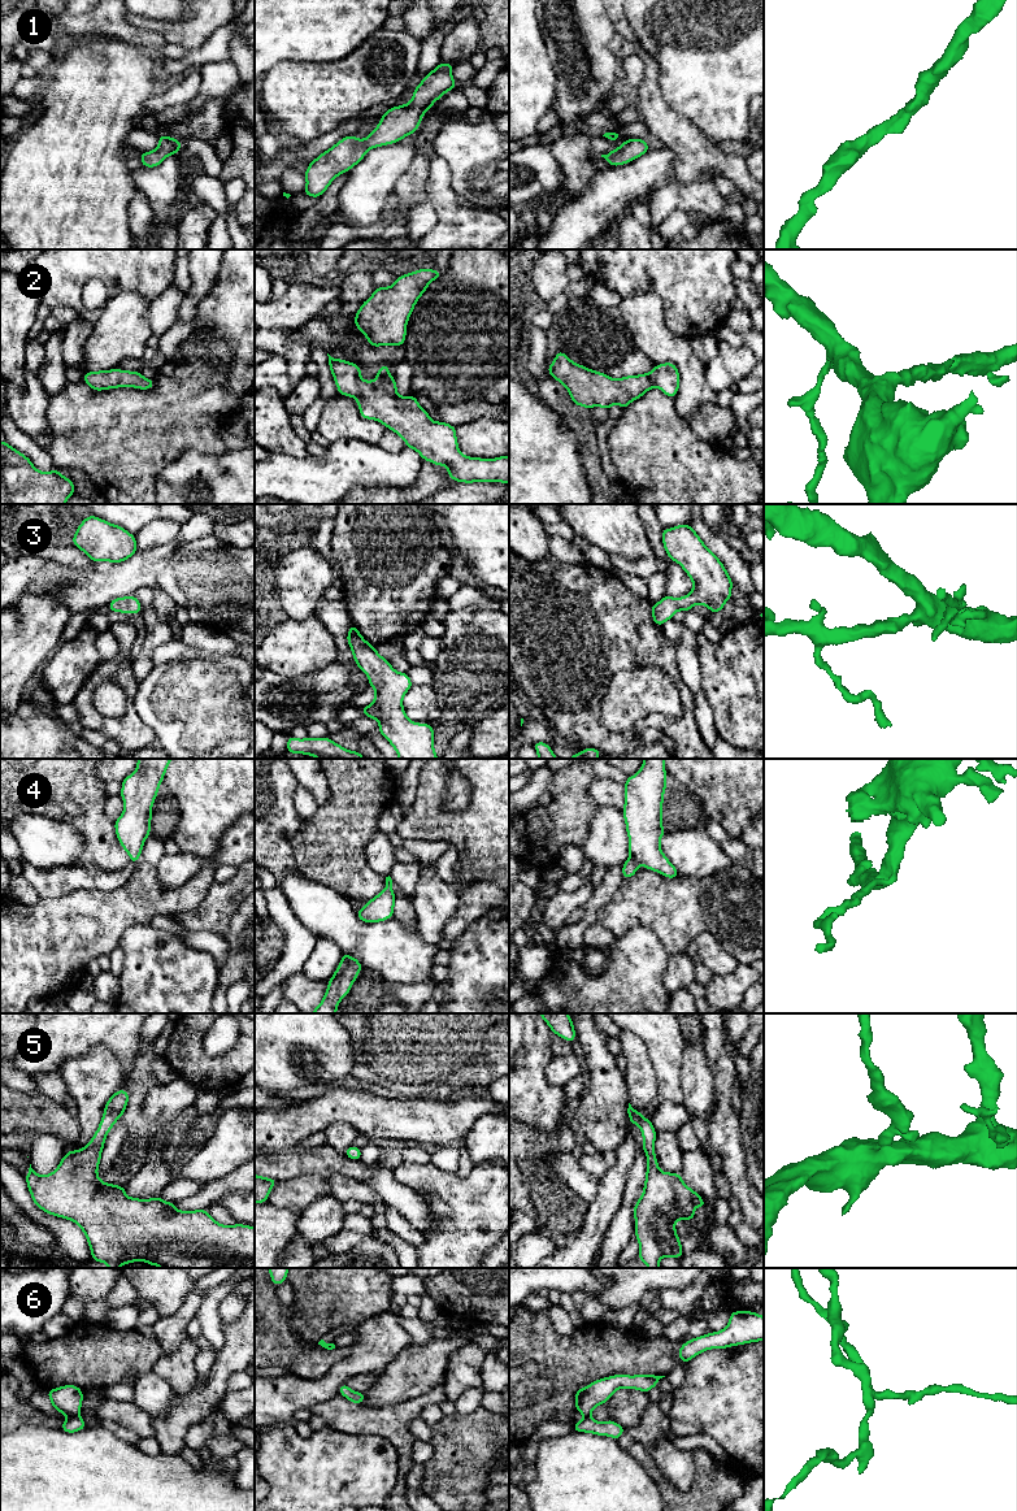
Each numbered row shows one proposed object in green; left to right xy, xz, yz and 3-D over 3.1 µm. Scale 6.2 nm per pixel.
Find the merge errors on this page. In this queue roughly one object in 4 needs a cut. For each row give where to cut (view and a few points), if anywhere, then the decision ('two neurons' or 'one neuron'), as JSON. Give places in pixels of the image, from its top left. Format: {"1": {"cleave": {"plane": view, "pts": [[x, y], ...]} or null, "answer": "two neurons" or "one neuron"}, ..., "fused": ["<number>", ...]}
{"1": {"cleave": null, "answer": "one neuron"}, "2": {"cleave": null, "answer": "one neuron"}, "3": {"cleave": null, "answer": "one neuron"}, "4": {"cleave": {"plane": "yz", "pts": [[630, 855], [639, 863]]}, "answer": "two neurons"}, "5": {"cleave": null, "answer": "one neuron"}, "6": {"cleave": {"plane": "xy", "pts": [[78, 1414], [68, 1418]]}, "answer": "two neurons"}, "fused": ["4", "6"]}

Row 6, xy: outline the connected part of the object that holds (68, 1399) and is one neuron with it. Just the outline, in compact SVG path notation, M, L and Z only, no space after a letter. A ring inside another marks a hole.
M64 1385L52 1390L47 1390L52 1406L57 1412L65 1414L68 1417L81 1414L83 1391L75 1385Z

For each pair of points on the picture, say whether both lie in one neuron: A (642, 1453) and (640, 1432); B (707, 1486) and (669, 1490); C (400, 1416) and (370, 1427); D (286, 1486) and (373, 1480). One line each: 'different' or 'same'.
A: different
B: same
C: same
D: same

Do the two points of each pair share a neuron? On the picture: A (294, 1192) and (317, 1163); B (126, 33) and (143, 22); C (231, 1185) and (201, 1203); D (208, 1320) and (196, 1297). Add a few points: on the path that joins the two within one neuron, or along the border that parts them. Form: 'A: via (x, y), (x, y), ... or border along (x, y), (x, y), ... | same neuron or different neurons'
A: border along (324, 1177), (304, 1175), (278, 1181) | different neurons
B: border along (124, 14), (131, 25), (156, 31), (164, 38) | different neurons
C: via (224, 1185), (209, 1195) | same neuron
D: border along (208, 1292), (195, 1315) | different neurons

